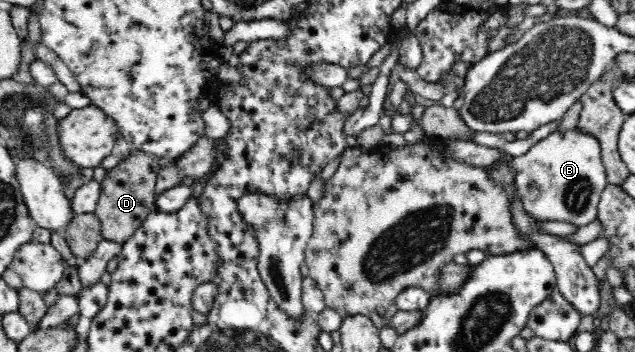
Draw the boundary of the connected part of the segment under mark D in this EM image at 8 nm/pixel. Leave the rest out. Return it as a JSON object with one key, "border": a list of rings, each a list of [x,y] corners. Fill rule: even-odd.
{"border":[[[134,149],[129,157],[108,171],[101,180],[102,192],[94,212],[101,220],[102,238],[119,245],[123,245],[140,223],[155,210],[155,182],[164,166],[164,159],[142,150]]]}

